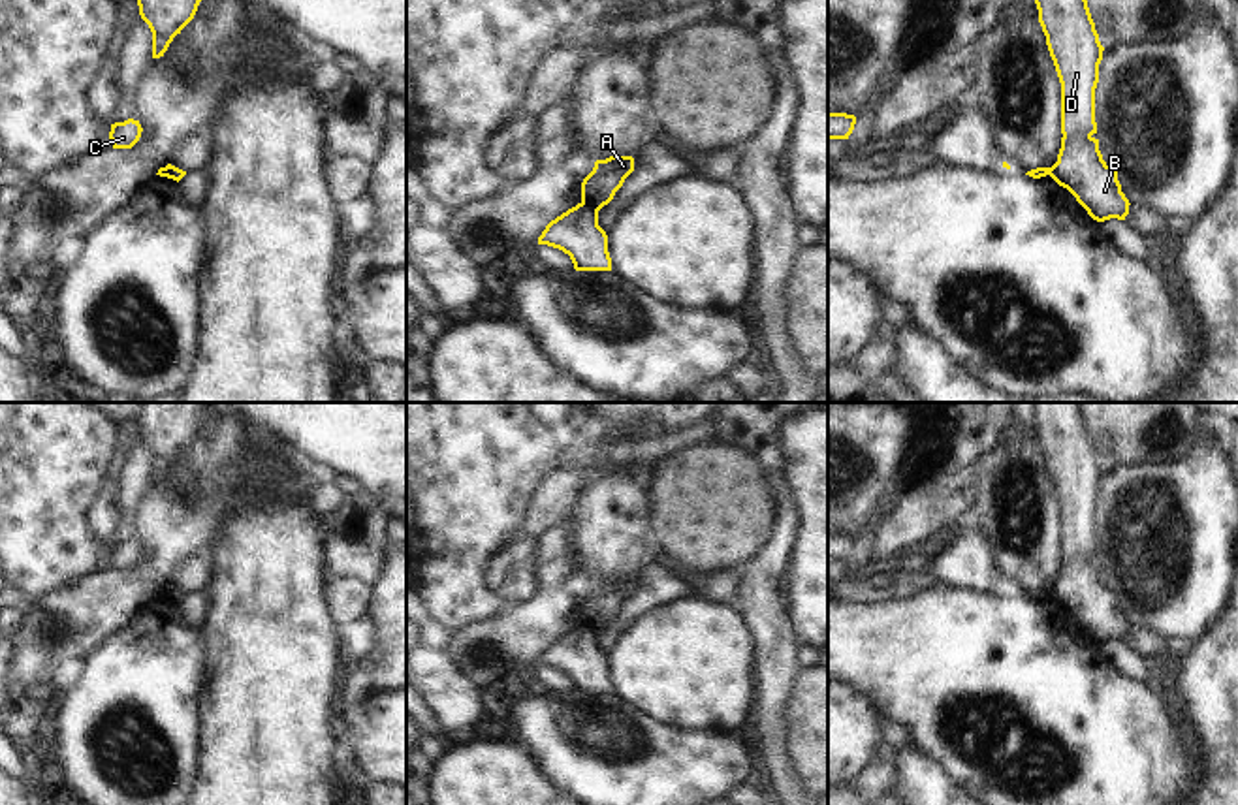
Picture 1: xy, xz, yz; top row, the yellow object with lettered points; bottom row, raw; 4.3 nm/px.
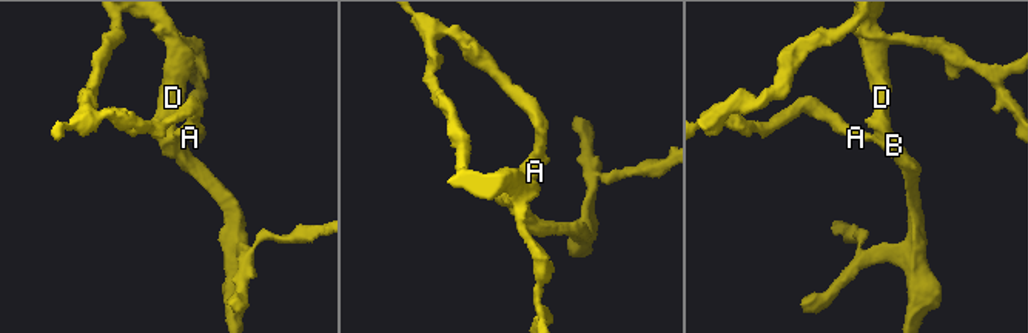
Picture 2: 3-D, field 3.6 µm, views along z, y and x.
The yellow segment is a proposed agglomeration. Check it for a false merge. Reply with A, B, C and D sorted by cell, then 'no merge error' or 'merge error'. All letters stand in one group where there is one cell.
A / B C D; merge error

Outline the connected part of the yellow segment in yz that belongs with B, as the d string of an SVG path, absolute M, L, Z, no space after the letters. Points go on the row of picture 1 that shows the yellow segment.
M1035 0L1039 23L1061 83L1061 149L1050 177L1067 188L1087 214L1104 222L1125 220L1129 199L1118 171L1099 150L1095 88L1104 47L1087 0Z

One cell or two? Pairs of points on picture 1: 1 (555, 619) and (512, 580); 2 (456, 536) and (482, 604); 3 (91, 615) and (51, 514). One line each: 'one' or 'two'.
1: two
2: one
3: two

